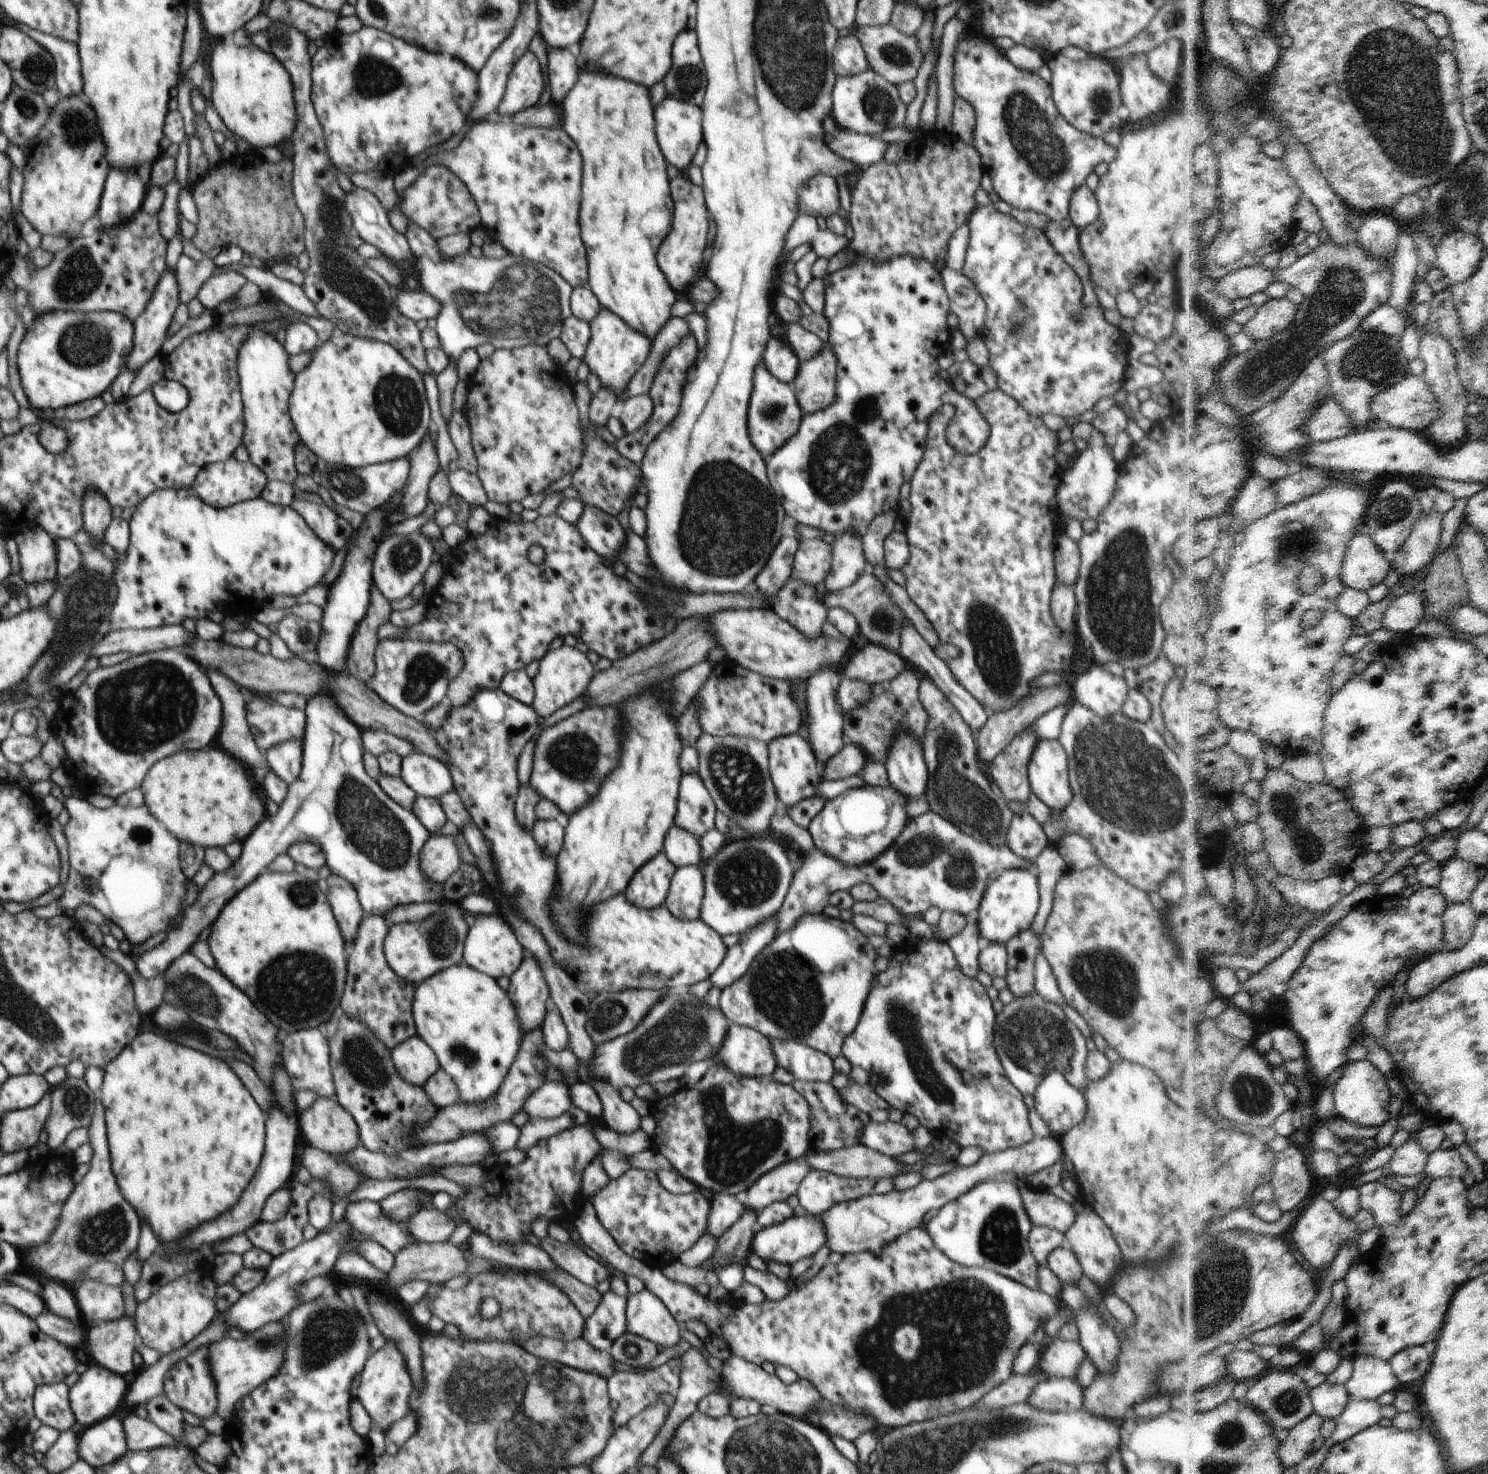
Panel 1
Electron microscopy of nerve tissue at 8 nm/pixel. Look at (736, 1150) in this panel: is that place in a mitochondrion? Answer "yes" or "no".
yes

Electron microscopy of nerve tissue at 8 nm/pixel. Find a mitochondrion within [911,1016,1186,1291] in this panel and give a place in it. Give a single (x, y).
(1000, 1240)

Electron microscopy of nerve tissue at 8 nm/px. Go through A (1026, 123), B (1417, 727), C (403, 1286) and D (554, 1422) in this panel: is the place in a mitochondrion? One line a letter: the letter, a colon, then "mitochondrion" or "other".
A: mitochondrion
B: other
C: other
D: mitochondrion

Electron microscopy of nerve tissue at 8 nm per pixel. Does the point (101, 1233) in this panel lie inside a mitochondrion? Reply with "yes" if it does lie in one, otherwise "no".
yes

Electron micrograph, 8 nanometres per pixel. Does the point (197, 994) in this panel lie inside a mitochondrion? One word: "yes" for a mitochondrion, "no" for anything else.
yes

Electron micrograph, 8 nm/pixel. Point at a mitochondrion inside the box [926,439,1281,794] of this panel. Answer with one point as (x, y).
(1120, 613)

